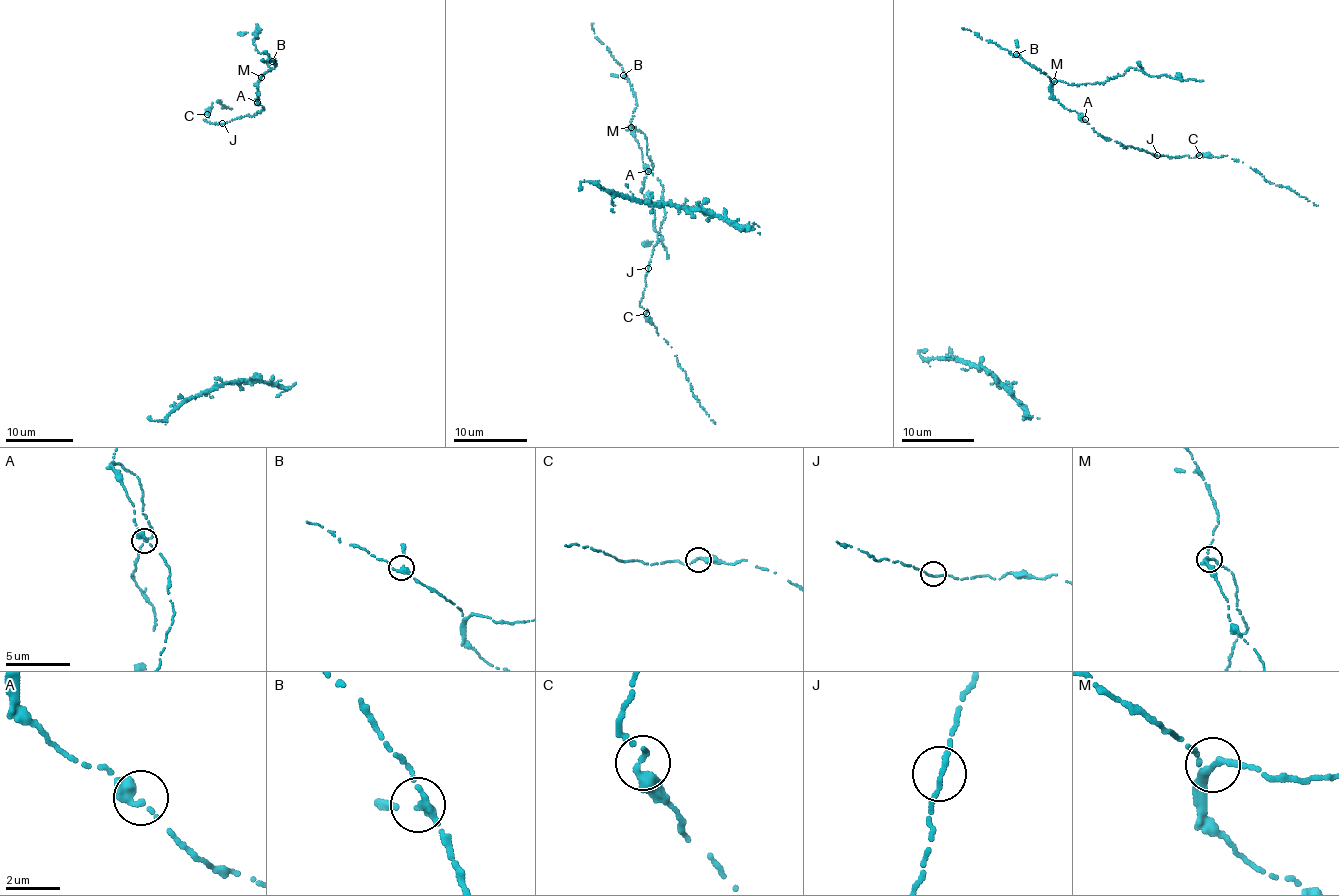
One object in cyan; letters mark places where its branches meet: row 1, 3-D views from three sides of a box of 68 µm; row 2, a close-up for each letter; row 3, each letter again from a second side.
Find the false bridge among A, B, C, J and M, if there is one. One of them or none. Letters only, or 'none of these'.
M

